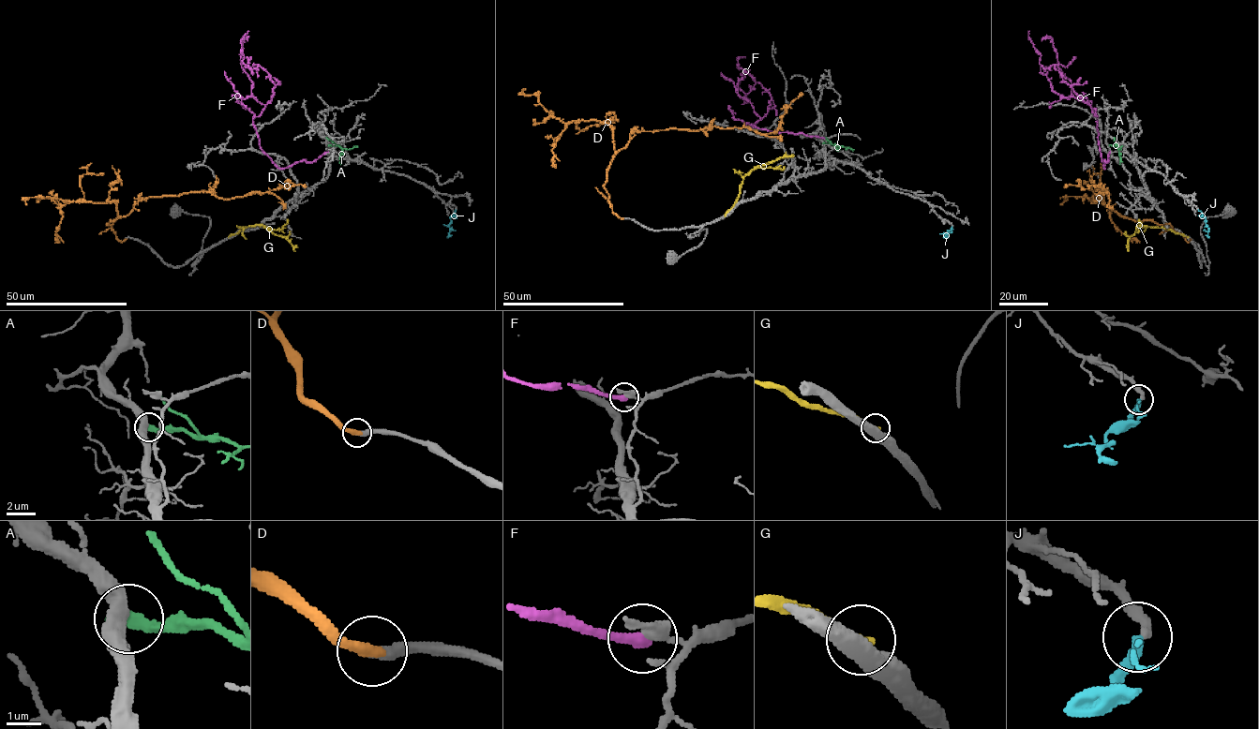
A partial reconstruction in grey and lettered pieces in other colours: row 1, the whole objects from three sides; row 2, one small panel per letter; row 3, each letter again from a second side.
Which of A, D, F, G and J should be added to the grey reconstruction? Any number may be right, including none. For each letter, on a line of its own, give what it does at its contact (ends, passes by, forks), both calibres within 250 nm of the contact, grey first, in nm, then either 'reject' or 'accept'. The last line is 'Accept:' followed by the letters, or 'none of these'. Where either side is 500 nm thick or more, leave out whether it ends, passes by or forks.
A: it ends | 340/320 nm | reject
D: it ends | 340/380 nm | accept
F: it ends | 320/320 nm | reject
G: 550/240 nm | reject
J: it ends | 220/280 nm | accept
Accept: D, J

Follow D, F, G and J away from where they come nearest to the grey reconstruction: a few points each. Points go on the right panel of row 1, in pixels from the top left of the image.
D: (1190, 239), (1168, 224), (1120, 215), (1101, 200), (1101, 191), (1098, 198), (1106, 190), (1100, 186), (1064, 186)
F: (1110, 152), (1104, 168), (1091, 105), (1054, 65), (1045, 69), (1040, 64), (1029, 31)
G: (1187, 236), (1165, 228), (1138, 225), (1130, 237), (1128, 251)
J: (1198, 210), (1208, 229), (1203, 230)

